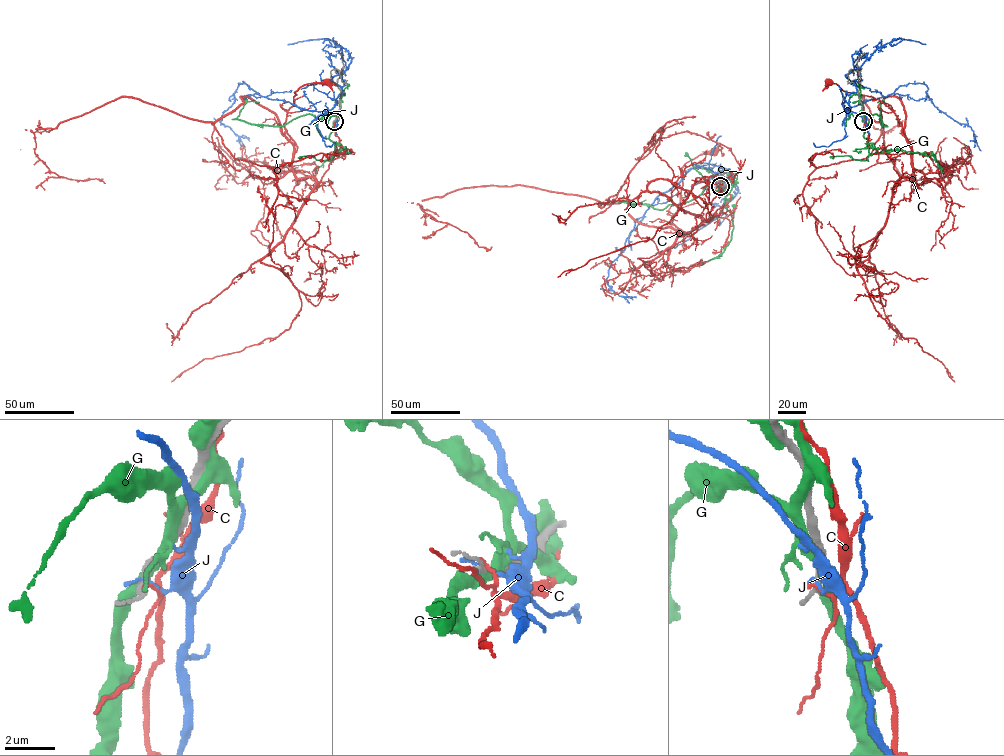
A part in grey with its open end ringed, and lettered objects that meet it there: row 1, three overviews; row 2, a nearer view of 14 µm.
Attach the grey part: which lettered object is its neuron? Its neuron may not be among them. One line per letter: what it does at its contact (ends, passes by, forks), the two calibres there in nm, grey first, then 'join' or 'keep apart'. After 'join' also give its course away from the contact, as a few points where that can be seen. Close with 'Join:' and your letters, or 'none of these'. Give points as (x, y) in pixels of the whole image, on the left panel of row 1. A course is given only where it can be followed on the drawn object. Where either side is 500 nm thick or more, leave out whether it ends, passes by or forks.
C: it passes by | 240/90 nm | keep apart
G: it forks | 280/320 nm | keep apart
J: it ends | 260/150 nm | keep apart
Join: none of these

